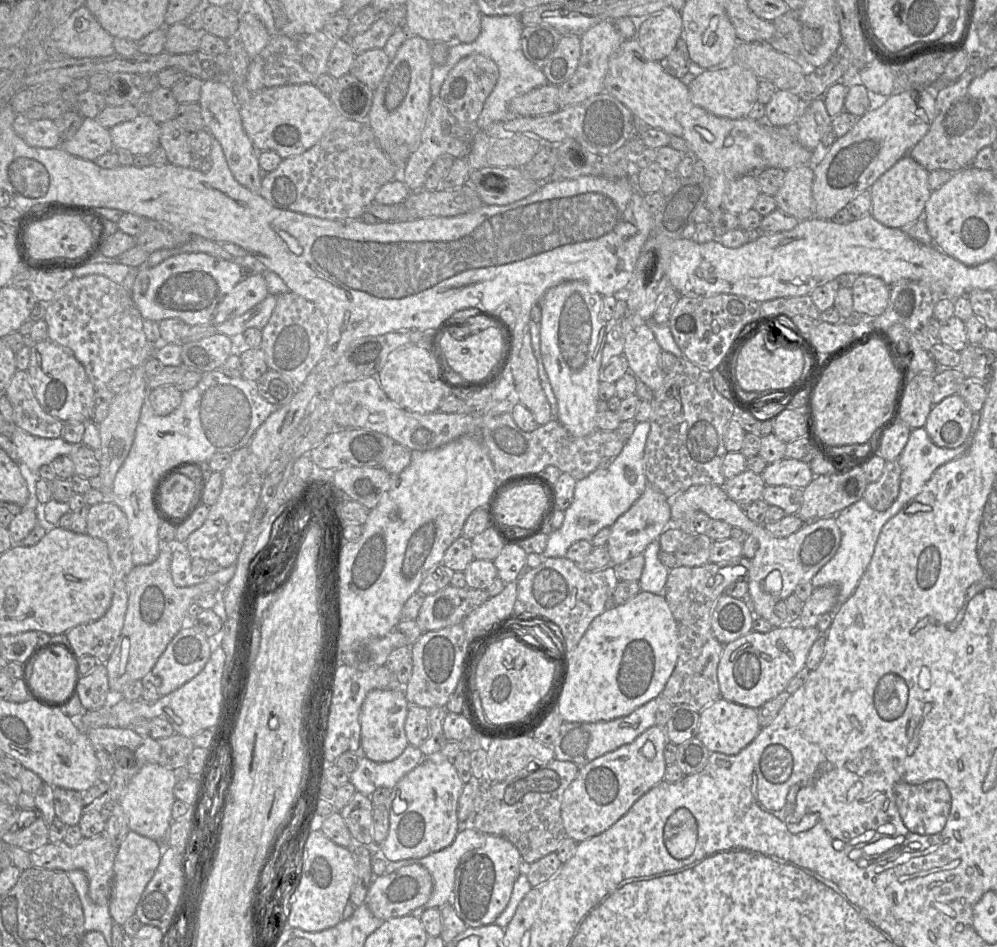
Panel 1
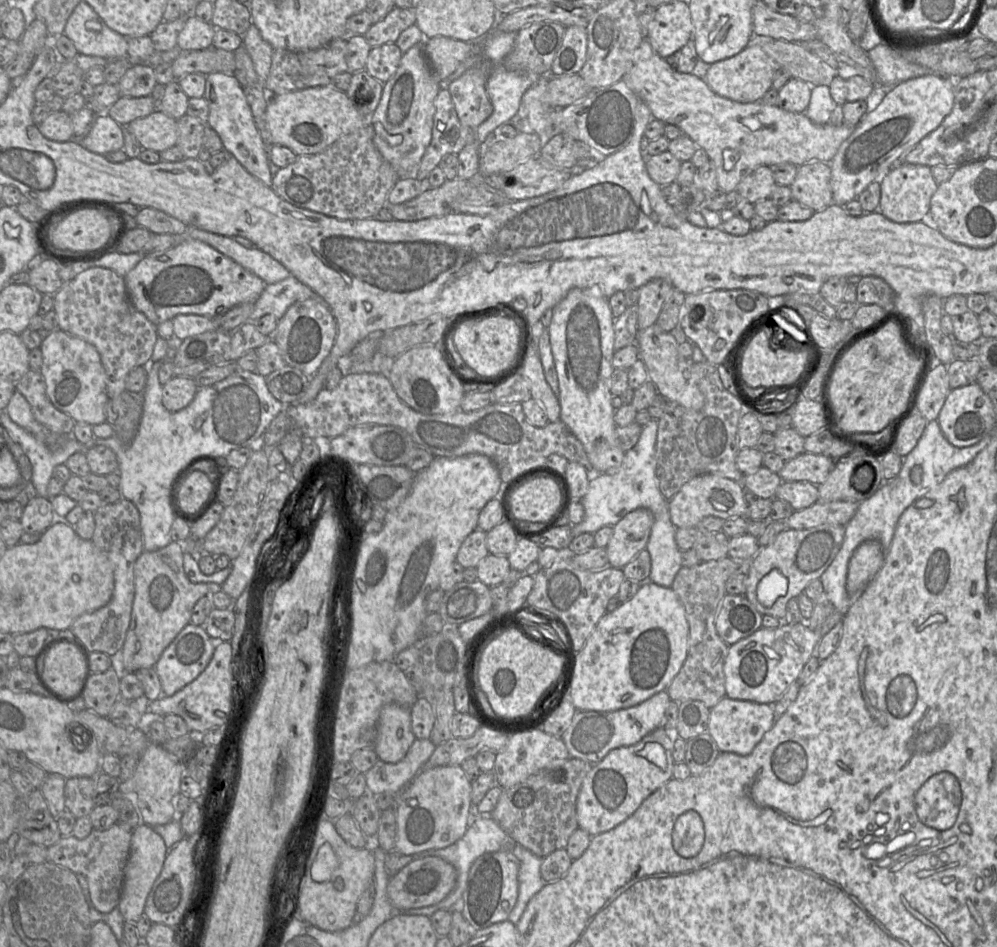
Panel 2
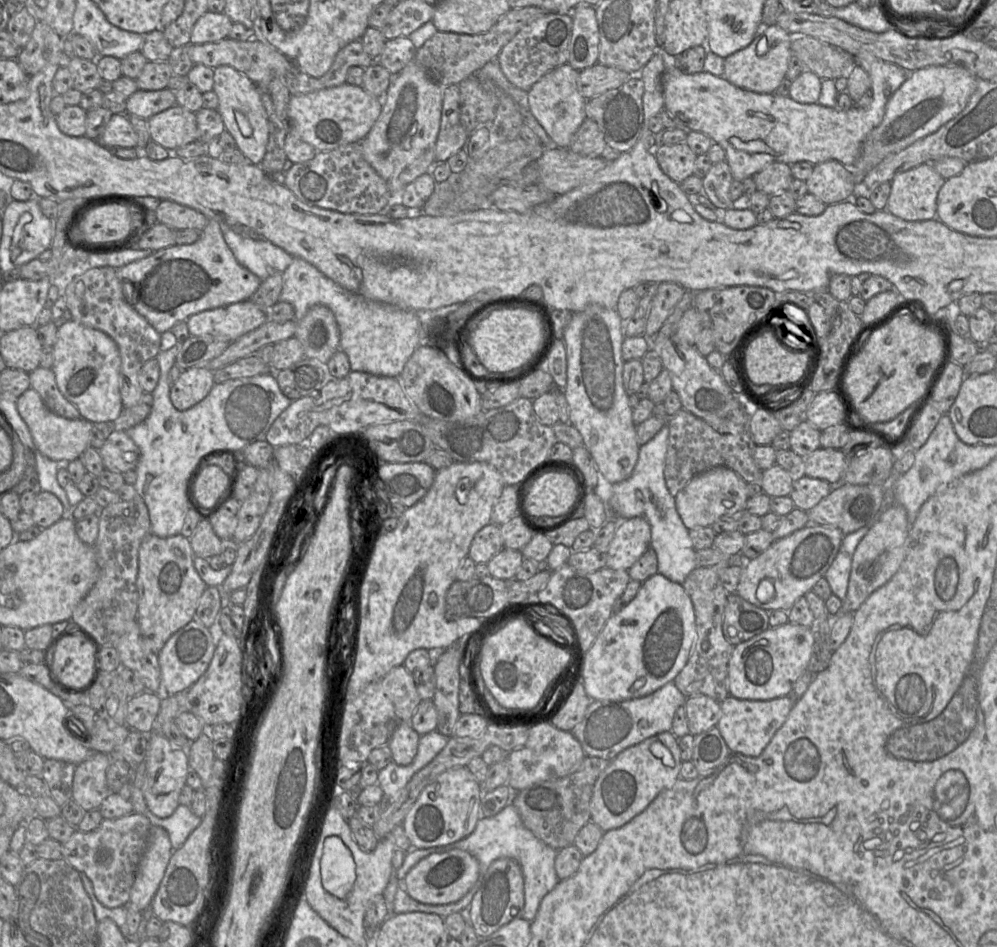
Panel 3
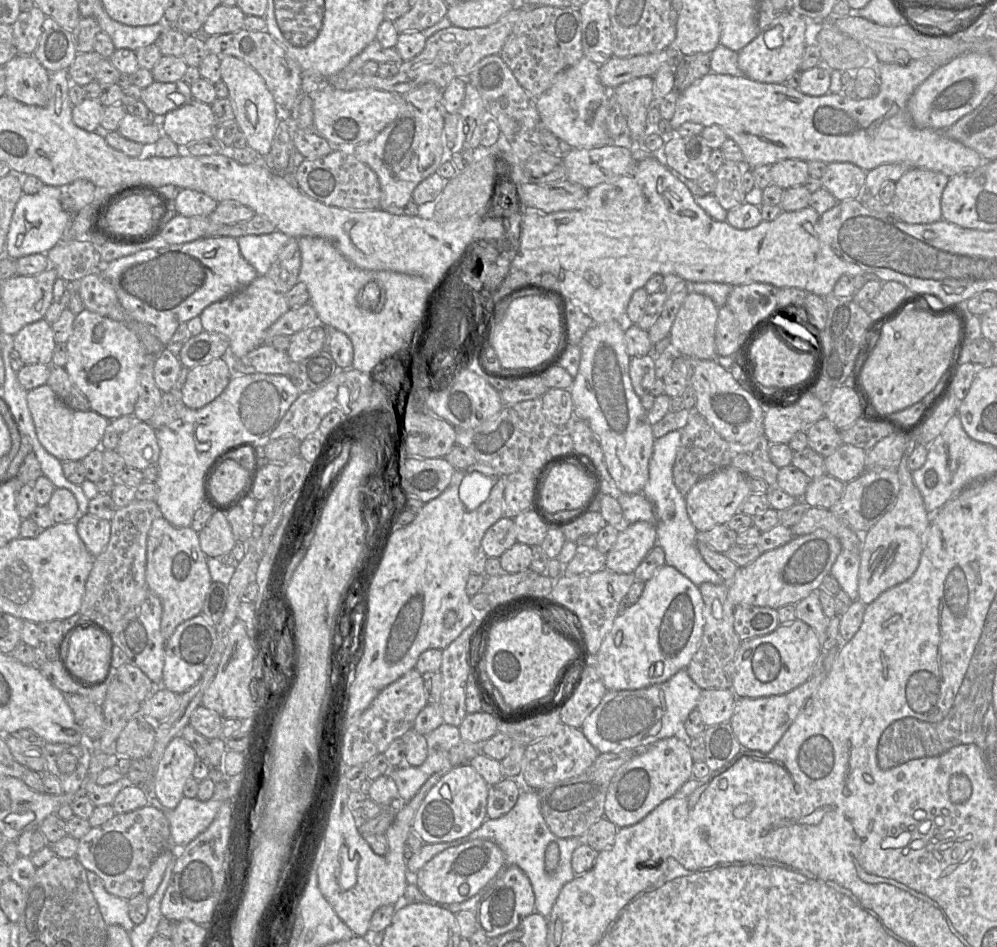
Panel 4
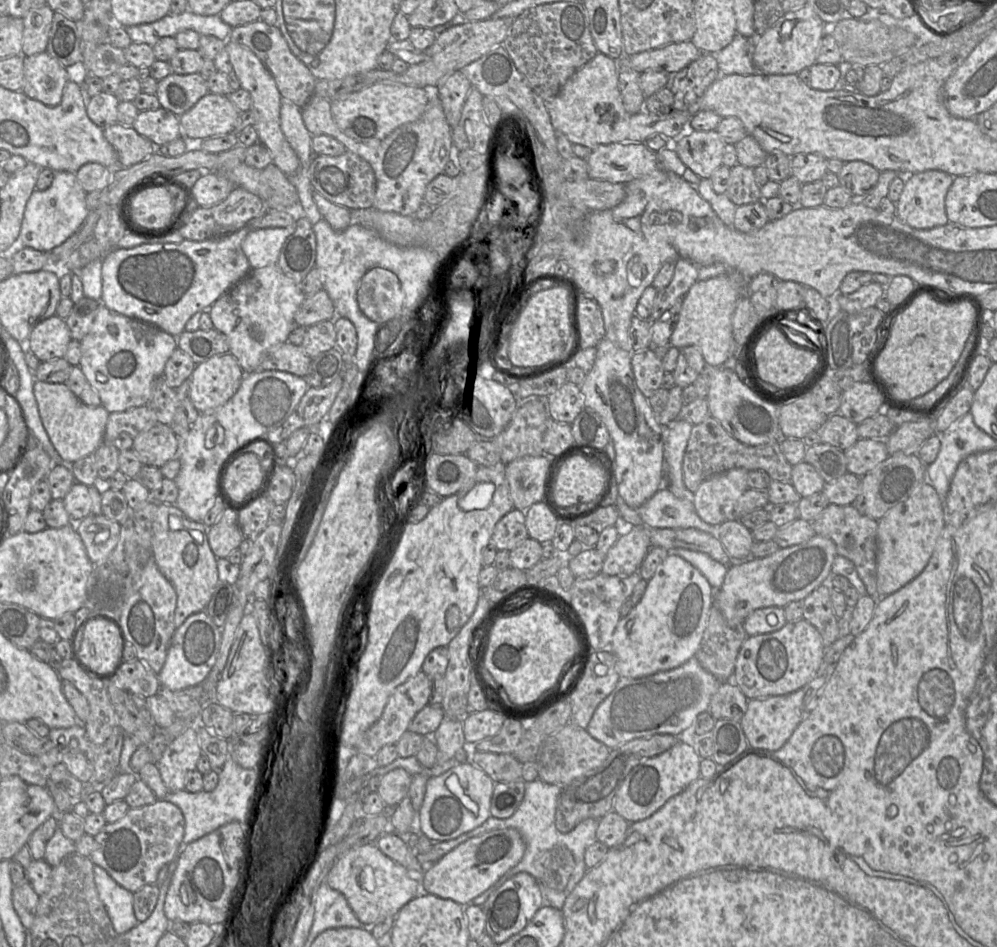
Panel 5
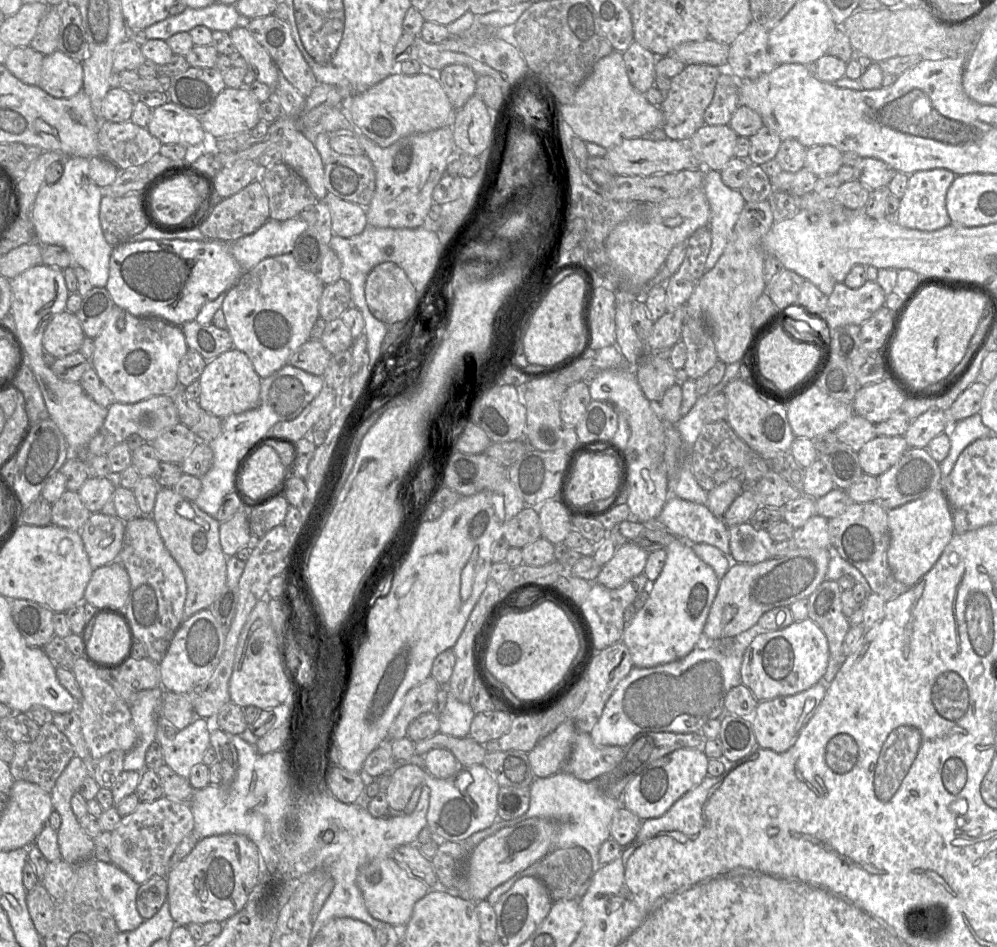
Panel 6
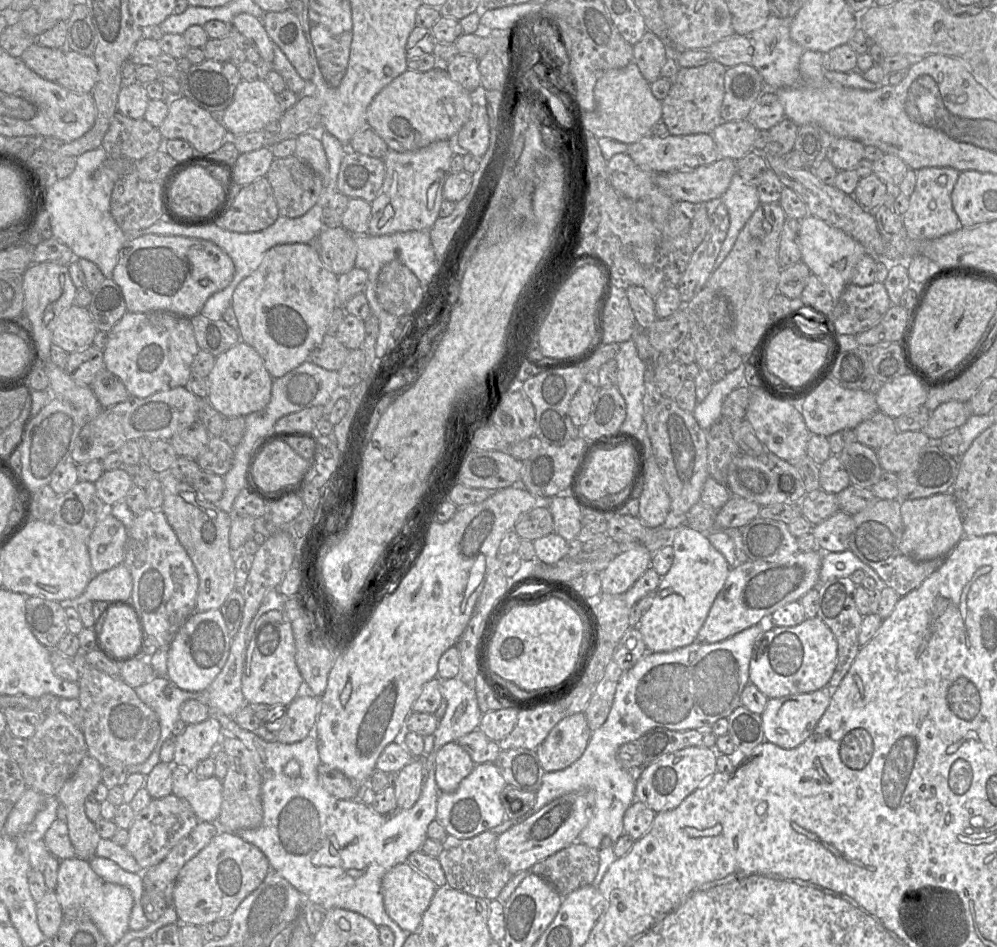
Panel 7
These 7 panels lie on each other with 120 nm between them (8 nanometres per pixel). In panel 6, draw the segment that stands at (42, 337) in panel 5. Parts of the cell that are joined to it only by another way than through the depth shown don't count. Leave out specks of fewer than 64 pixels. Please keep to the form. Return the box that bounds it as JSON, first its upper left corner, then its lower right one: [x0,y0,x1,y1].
[43,310,86,358]

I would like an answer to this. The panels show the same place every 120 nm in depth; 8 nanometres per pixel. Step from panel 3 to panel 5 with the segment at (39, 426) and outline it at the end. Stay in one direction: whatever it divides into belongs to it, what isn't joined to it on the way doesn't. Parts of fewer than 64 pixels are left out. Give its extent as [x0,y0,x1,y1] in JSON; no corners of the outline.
[33,380,110,462]

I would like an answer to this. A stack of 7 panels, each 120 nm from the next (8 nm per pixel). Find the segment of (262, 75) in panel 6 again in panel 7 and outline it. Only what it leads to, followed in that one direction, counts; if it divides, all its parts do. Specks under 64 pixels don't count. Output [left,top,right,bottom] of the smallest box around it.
[232,13,273,62]

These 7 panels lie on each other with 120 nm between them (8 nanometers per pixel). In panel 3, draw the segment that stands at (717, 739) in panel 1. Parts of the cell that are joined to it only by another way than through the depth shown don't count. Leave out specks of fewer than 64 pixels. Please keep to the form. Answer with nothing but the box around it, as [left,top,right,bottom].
[717,695,796,756]

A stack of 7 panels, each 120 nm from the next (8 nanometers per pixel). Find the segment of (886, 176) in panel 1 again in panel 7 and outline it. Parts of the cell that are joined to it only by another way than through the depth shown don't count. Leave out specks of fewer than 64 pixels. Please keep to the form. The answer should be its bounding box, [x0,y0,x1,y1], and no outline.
[902,167,962,239]

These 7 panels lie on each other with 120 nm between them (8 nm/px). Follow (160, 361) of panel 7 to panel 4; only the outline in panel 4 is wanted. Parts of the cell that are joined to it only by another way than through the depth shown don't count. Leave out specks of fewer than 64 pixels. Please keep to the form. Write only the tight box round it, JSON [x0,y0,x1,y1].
[64,309,146,419]

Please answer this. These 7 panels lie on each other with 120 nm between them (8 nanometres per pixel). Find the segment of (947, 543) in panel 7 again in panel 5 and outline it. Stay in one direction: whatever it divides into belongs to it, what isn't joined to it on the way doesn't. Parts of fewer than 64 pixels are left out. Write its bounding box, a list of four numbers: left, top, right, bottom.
[877,482,945,597]

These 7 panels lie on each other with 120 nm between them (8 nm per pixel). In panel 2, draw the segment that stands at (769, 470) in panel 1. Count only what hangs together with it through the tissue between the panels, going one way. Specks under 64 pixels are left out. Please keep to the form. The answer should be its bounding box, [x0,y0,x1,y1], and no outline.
[778,453,835,485]

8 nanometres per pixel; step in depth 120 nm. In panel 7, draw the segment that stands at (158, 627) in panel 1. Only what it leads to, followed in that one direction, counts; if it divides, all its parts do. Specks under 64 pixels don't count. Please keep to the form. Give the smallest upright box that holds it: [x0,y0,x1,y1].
[156,470,235,612]

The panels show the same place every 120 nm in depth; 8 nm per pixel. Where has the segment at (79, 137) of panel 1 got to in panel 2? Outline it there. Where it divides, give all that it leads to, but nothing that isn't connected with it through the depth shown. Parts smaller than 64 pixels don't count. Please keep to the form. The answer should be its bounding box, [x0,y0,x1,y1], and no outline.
[80,113,124,155]

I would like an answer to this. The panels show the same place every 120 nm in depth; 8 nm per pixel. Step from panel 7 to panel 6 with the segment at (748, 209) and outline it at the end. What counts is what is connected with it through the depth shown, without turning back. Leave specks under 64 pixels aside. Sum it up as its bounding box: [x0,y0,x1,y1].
[703,170,746,271]

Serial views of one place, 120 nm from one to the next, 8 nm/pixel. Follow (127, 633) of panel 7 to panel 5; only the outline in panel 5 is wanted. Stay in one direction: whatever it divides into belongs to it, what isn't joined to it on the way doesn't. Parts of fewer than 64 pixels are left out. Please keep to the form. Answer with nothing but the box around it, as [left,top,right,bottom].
[75,618,123,676]

